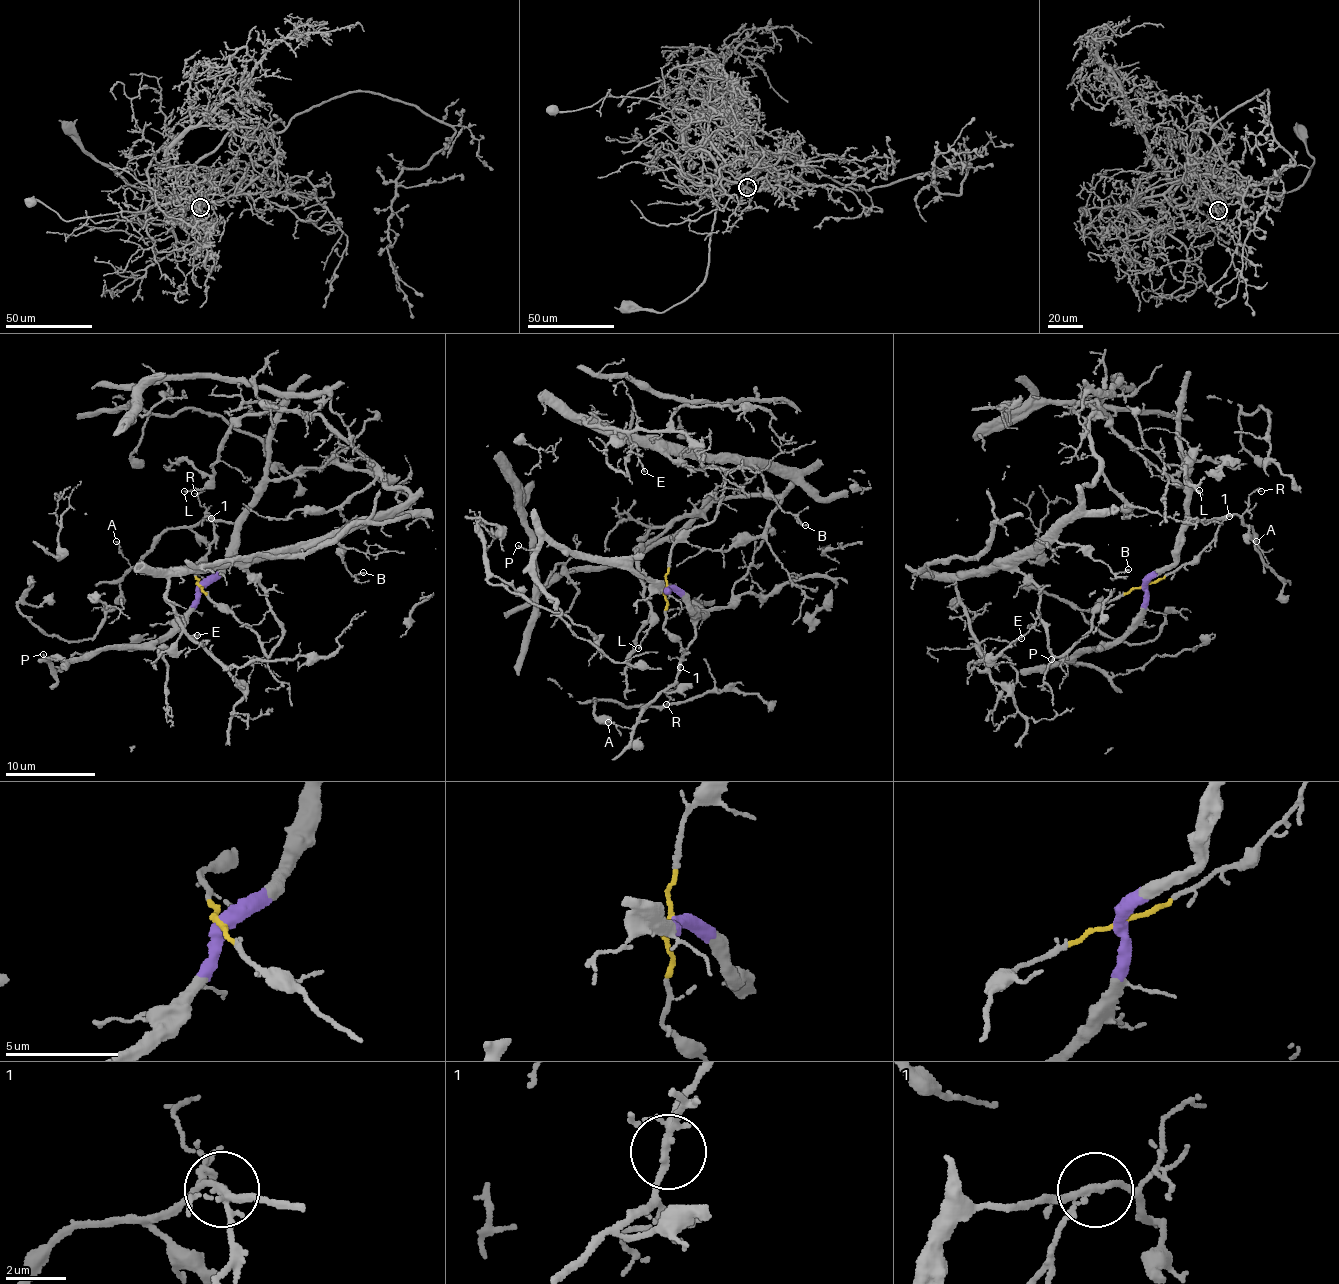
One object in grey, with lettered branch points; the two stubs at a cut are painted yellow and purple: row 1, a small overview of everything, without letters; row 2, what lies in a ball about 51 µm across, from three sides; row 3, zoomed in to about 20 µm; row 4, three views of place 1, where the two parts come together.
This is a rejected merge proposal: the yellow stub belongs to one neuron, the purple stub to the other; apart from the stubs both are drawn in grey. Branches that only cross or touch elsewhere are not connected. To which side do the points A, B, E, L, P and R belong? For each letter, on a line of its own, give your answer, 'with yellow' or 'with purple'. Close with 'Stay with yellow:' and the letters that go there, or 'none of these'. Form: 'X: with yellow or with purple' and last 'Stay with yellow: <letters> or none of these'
A: with purple
B: with yellow
E: with yellow
L: with yellow
P: with purple
R: with purple
Stay with yellow: B, E, L

